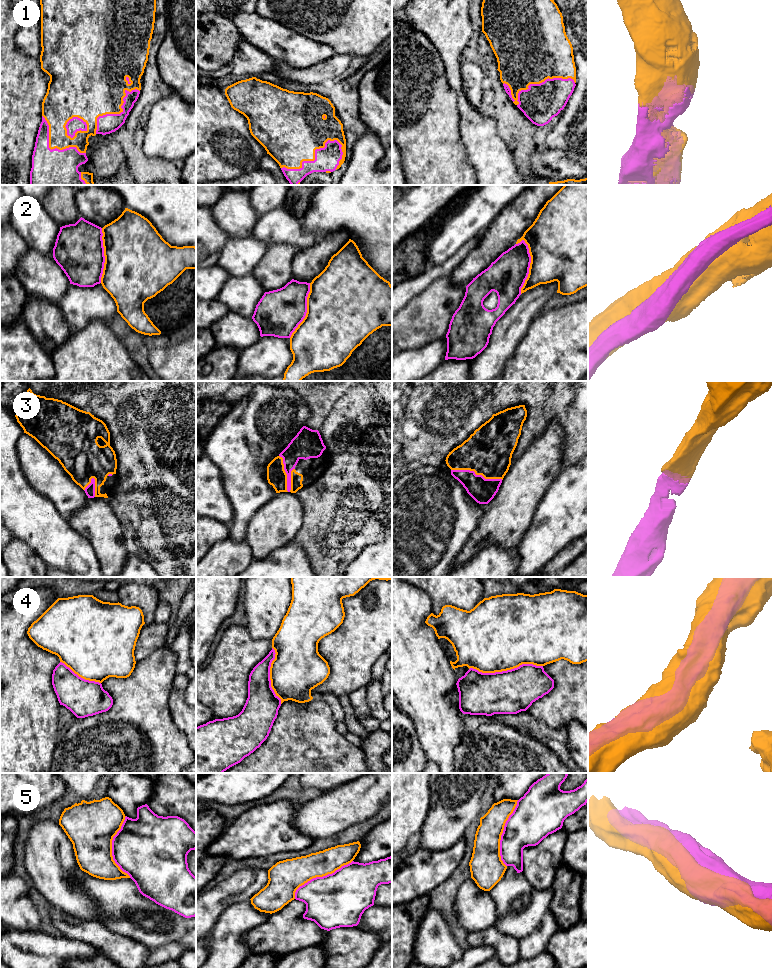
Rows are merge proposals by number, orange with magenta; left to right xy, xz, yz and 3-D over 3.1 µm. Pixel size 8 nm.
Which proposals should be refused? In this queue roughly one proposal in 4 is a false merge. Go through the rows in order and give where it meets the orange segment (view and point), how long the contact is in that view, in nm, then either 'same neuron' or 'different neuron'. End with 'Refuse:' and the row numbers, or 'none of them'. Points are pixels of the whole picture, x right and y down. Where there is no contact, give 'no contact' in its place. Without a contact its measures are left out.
1: meets orange in xz at (314, 158); contact 550 nm long; same neuron
2: meets orange in yz at (530, 266); contact 440 nm long; different neuron
3: meets orange in xz at (286, 474); contact 300 nm long; same neuron
4: meets orange in yz at (505, 670); contact 600 nm long; same neuron
5: meets orange in yz at (502, 832); contact 550 nm long; different neuron
Refuse: 2, 5

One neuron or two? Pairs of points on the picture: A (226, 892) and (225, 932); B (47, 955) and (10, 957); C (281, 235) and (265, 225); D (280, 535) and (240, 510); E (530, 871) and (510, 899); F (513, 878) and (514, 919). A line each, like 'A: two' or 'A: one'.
A: two
B: one
C: one
D: two
E: two
F: one

